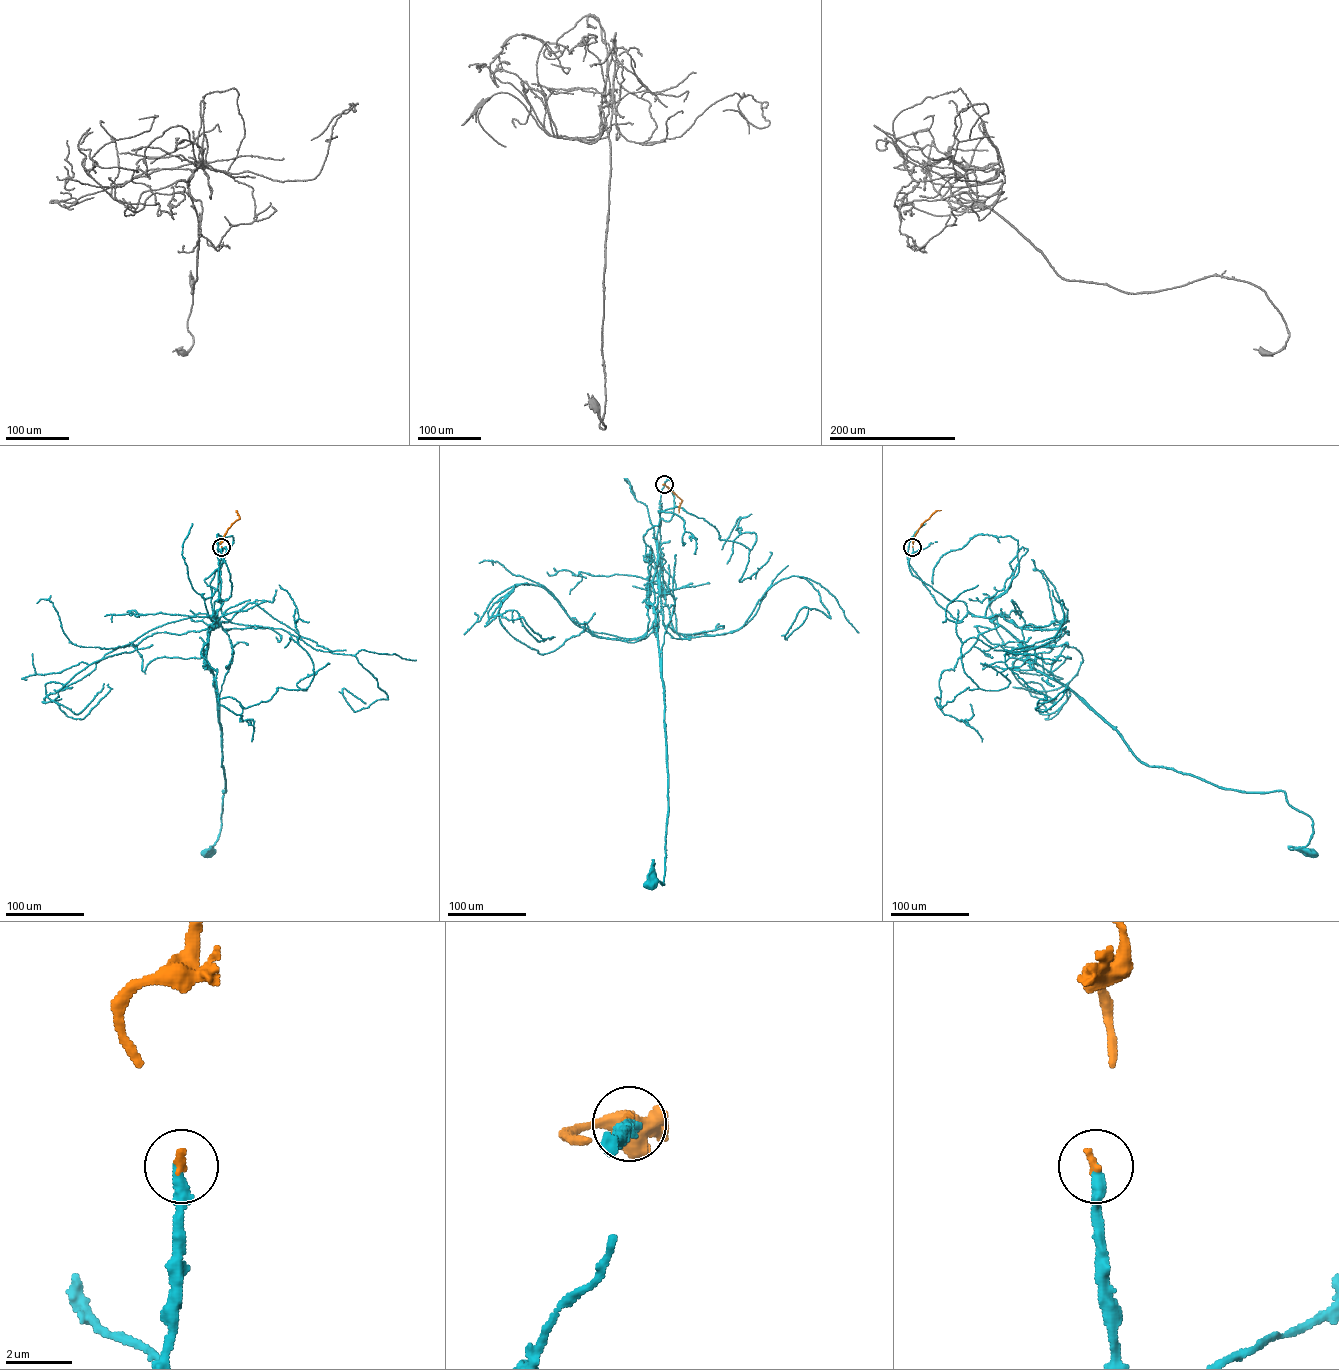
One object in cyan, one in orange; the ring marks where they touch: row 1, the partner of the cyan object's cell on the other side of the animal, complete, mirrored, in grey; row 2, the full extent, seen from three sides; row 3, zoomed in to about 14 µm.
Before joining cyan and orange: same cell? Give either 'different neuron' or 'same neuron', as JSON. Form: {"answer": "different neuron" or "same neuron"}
{"answer": "same neuron"}

